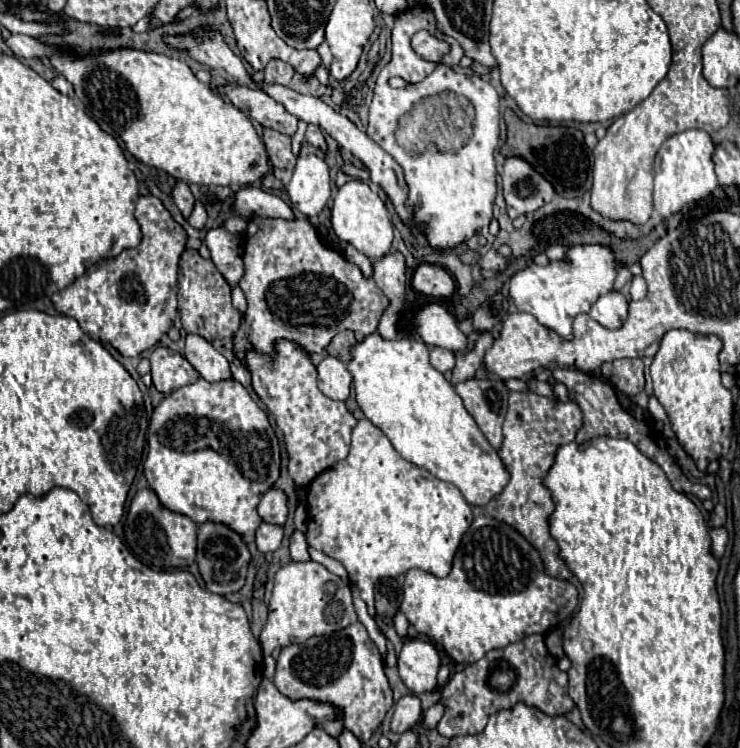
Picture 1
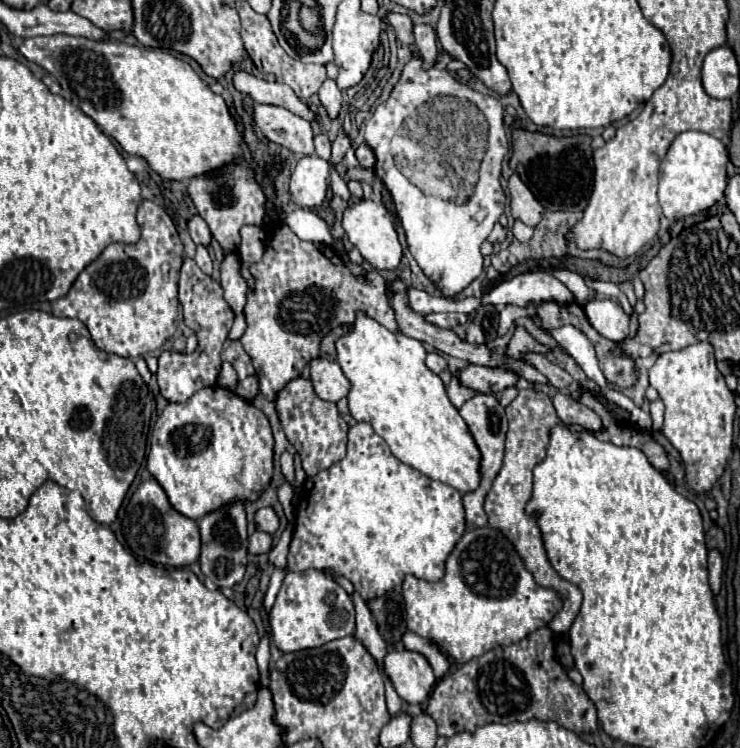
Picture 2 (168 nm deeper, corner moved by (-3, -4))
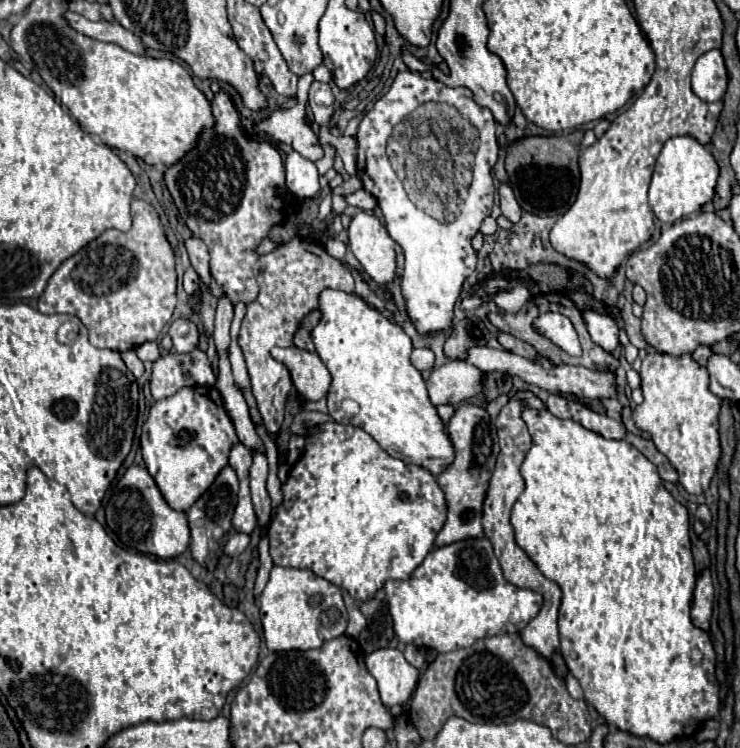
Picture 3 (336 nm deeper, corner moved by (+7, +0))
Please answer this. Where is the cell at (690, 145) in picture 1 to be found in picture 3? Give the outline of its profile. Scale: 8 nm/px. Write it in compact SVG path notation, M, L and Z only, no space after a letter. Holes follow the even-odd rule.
M691 135L671 137L665 141L653 169L653 179L649 185L649 205L659 221L673 223L713 199L717 177L719 165L705 145L701 145Z

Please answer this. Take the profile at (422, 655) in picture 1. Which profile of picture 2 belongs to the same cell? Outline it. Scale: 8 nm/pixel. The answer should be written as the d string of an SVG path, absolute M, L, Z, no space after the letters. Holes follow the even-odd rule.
M391 649L383 659L383 675L391 681L397 695L407 703L423 703L435 685L431 665L421 653Z

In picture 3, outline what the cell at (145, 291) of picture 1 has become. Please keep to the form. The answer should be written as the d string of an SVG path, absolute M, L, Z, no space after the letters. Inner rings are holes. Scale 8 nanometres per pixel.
M133 199L131 211L133 227L127 233L109 229L85 245L53 273L39 297L41 313L77 315L89 331L91 345L99 349L129 351L145 341L155 341L171 321L177 303L175 257L159 215L141 199ZM103 281L107 287L99 289Z

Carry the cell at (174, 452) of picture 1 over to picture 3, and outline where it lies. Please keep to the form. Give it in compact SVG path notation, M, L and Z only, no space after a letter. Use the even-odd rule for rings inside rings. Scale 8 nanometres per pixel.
M183 387L173 397L159 399L151 407L141 433L141 453L143 453L145 467L155 479L169 507L173 507L175 511L187 511L211 487L219 471L227 465L231 447L237 443L239 439L235 433L235 425L225 411L225 405L217 387Z

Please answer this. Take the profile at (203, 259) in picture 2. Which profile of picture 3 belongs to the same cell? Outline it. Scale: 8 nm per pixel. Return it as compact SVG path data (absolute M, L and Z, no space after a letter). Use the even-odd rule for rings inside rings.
M187 267L185 275L183 275L183 287L185 287L185 291L187 291L187 293L193 293L199 285L201 285L199 275L195 273L195 269L193 269L193 267Z

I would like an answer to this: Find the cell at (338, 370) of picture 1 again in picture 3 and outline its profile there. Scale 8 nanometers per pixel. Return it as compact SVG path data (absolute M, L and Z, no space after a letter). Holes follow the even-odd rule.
M275 347L271 355L281 361L293 379L293 385L305 401L319 401L331 387L331 375L317 353L309 353L299 347Z

